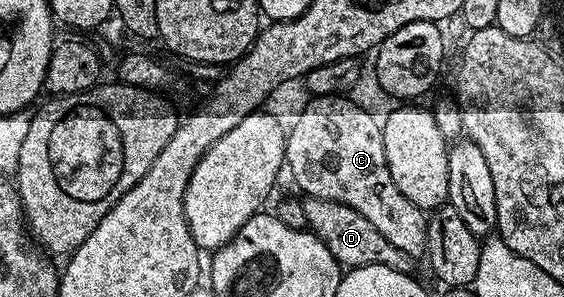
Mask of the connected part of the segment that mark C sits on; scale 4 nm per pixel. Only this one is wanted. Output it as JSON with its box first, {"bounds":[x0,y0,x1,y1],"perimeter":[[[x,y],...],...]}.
{"bounds":[285,95,427,258],"perimeter":[[[346,95],[316,96],[286,133],[285,164],[304,197],[325,198],[357,210],[397,250],[419,258],[427,251],[427,216],[397,190],[385,158],[383,125],[375,119],[376,113],[366,112]]]}

